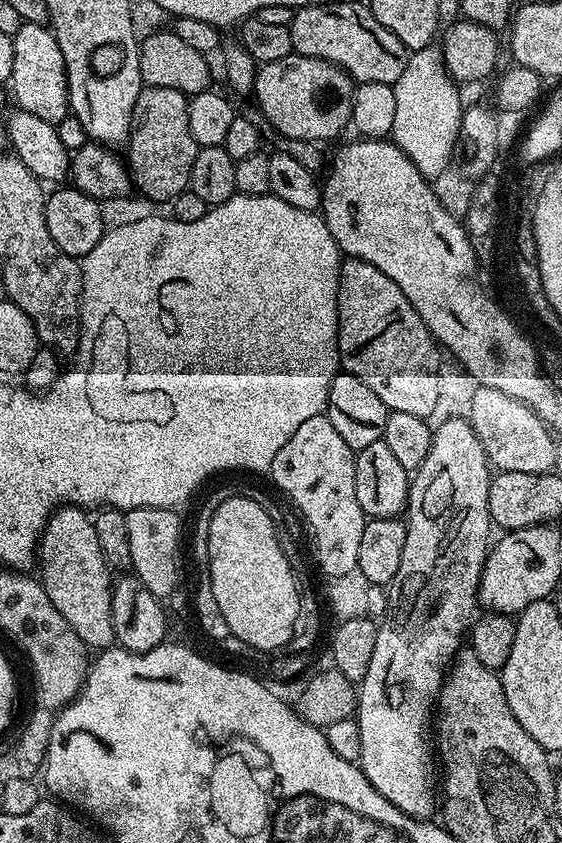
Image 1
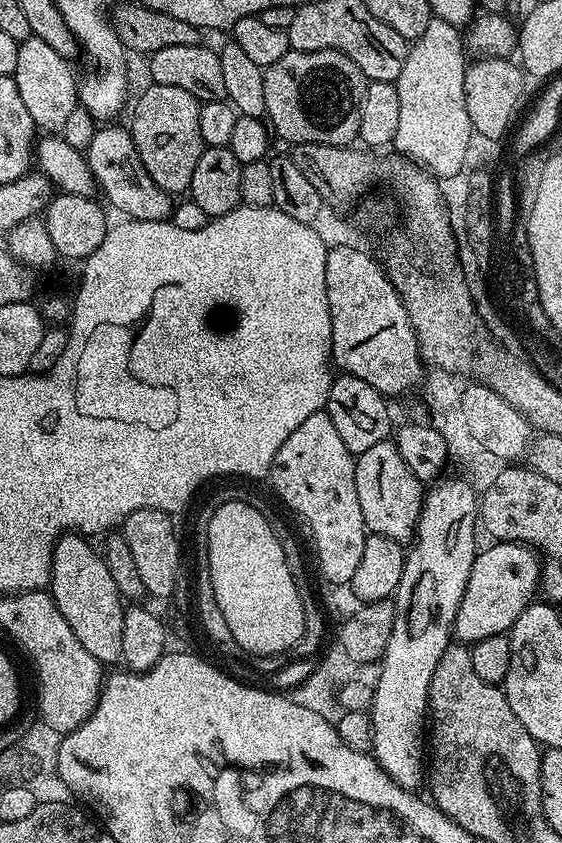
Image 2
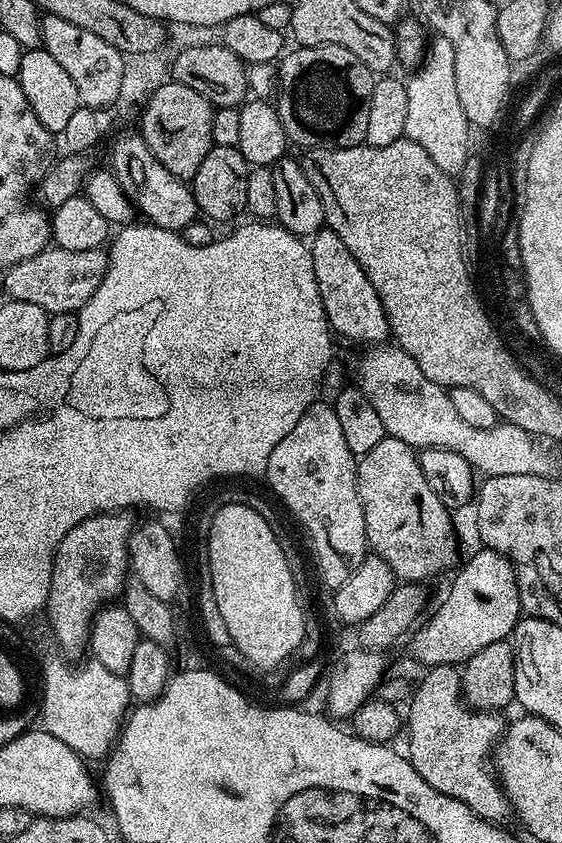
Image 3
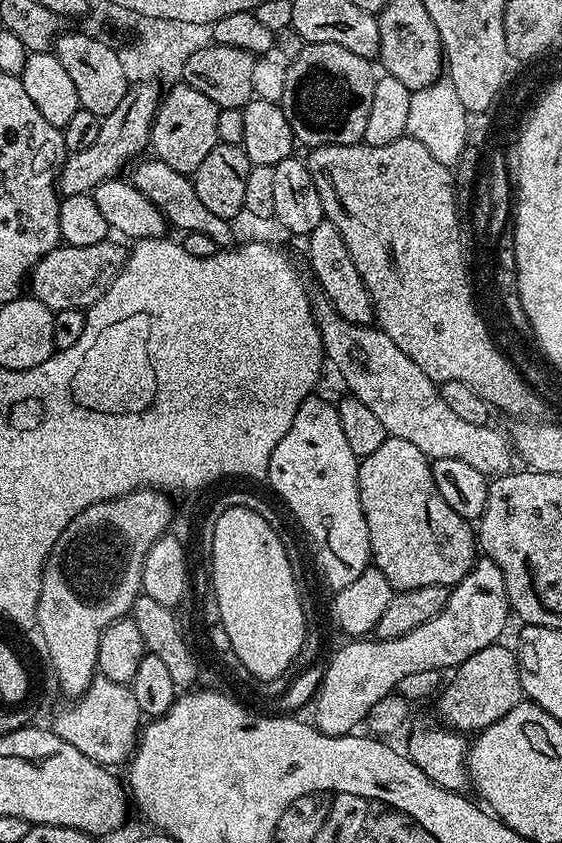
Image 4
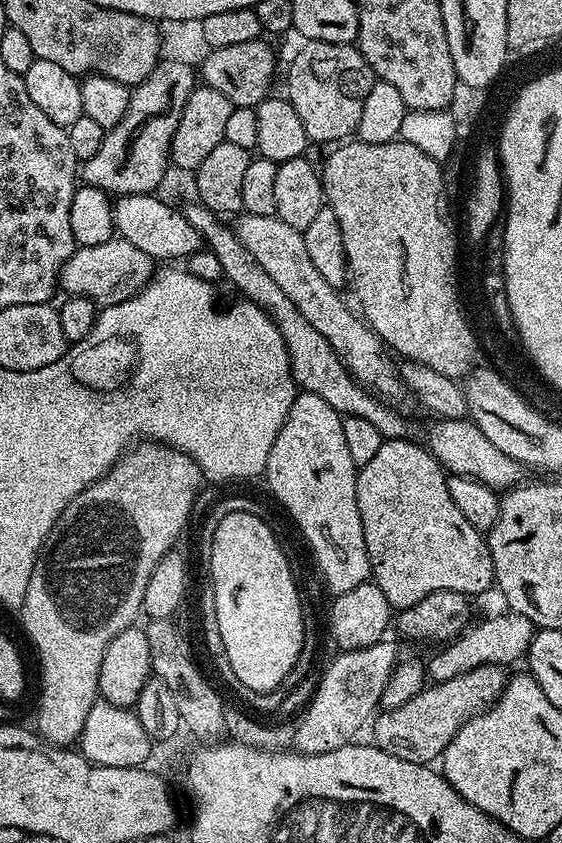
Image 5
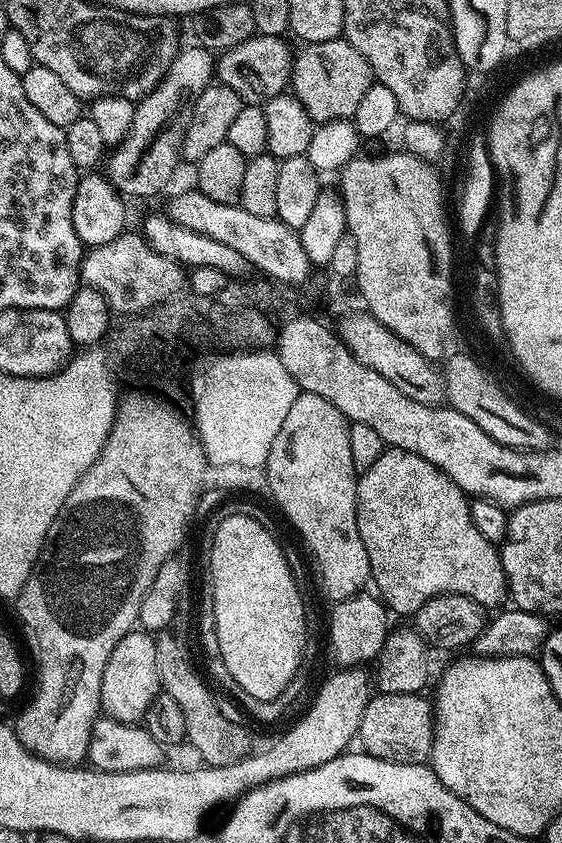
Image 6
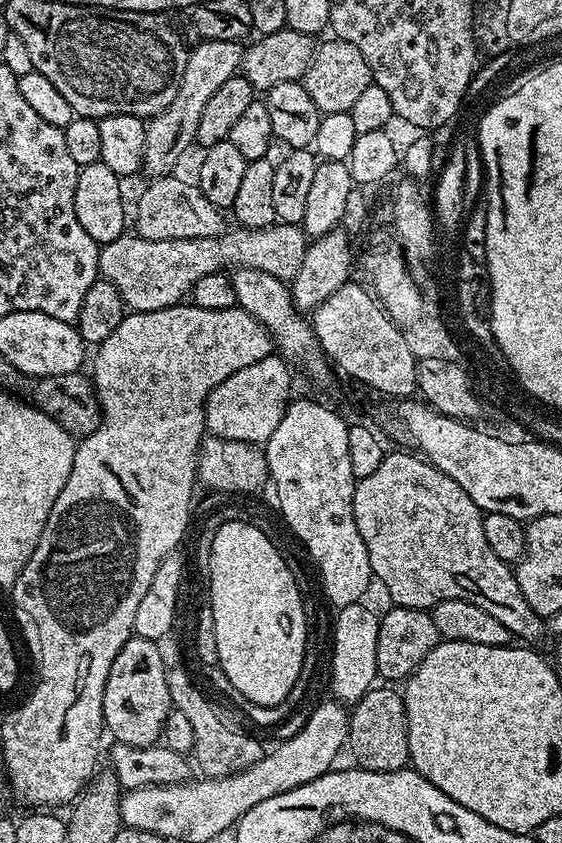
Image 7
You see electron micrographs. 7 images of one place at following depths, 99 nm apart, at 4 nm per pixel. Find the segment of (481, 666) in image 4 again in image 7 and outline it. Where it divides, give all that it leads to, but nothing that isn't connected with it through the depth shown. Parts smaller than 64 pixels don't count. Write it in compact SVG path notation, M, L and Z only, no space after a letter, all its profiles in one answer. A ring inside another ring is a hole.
M373 686L363 698L351 705L348 718L347 747L350 749L350 752L352 748L353 754L356 755L355 763L361 768L374 770L375 772L397 772L399 768L409 767L410 764L408 758L408 719L404 709L404 697L397 689L396 692L392 689L395 687L380 687Z

